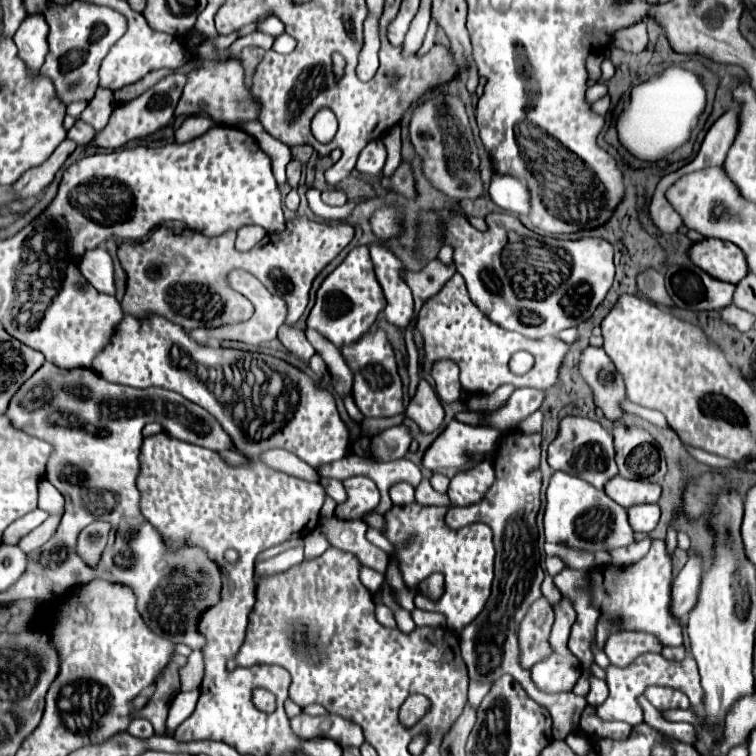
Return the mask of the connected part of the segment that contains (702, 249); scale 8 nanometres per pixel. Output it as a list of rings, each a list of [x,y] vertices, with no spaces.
[[[707,238],[693,244],[689,258],[713,278],[729,284],[741,282],[741,278],[745,278],[745,274],[749,272],[743,250],[731,242],[717,238]]]

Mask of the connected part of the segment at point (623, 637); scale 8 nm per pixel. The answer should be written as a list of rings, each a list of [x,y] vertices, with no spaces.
[[[619,632],[611,634],[605,644],[605,654],[613,664],[629,664],[633,658],[645,654],[645,652],[661,652],[663,644],[643,632]]]

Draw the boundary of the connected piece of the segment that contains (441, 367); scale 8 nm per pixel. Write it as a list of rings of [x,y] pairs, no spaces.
[[[441,360],[433,366],[431,372],[433,380],[435,380],[435,392],[439,396],[439,400],[443,402],[457,402],[463,396],[461,384],[459,384],[459,368],[455,362],[451,360]]]

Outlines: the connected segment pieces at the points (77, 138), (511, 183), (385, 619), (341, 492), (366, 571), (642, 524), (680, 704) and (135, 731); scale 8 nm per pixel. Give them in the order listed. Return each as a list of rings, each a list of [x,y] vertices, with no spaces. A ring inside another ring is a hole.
[[[77,120],[75,122],[75,126],[67,132],[67,138],[69,140],[73,140],[73,142],[77,142],[79,146],[85,146],[89,140],[91,140],[91,136],[95,134],[95,130],[89,126],[89,124],[85,124],[85,122],[81,122],[81,120]]]
[[[493,174],[489,194],[495,206],[499,206],[503,212],[509,212],[515,216],[529,214],[529,192],[521,180]]]
[[[377,606],[377,608],[375,608],[375,616],[377,616],[377,620],[379,620],[383,626],[387,626],[387,628],[397,628],[397,622],[395,622],[395,616],[393,616],[391,608],[387,608],[387,606]]]
[[[321,478],[327,494],[337,503],[341,504],[347,499],[347,492],[343,486],[343,482],[335,478]]]
[[[361,566],[361,582],[363,582],[363,586],[365,588],[369,588],[373,594],[381,588],[381,584],[383,584],[383,574],[379,574],[379,572],[375,572],[375,570],[371,570],[371,568],[365,568],[365,566]]]
[[[637,504],[629,508],[629,524],[635,532],[653,532],[661,516],[659,504]]]
[[[649,686],[645,690],[645,698],[661,712],[661,710],[671,710],[671,708],[687,708],[687,696],[679,690],[665,688],[665,686]]]
[[[135,718],[129,726],[129,734],[134,737],[141,738],[141,740],[149,740],[149,734],[155,734],[153,732],[153,726],[149,720],[145,718]]]

